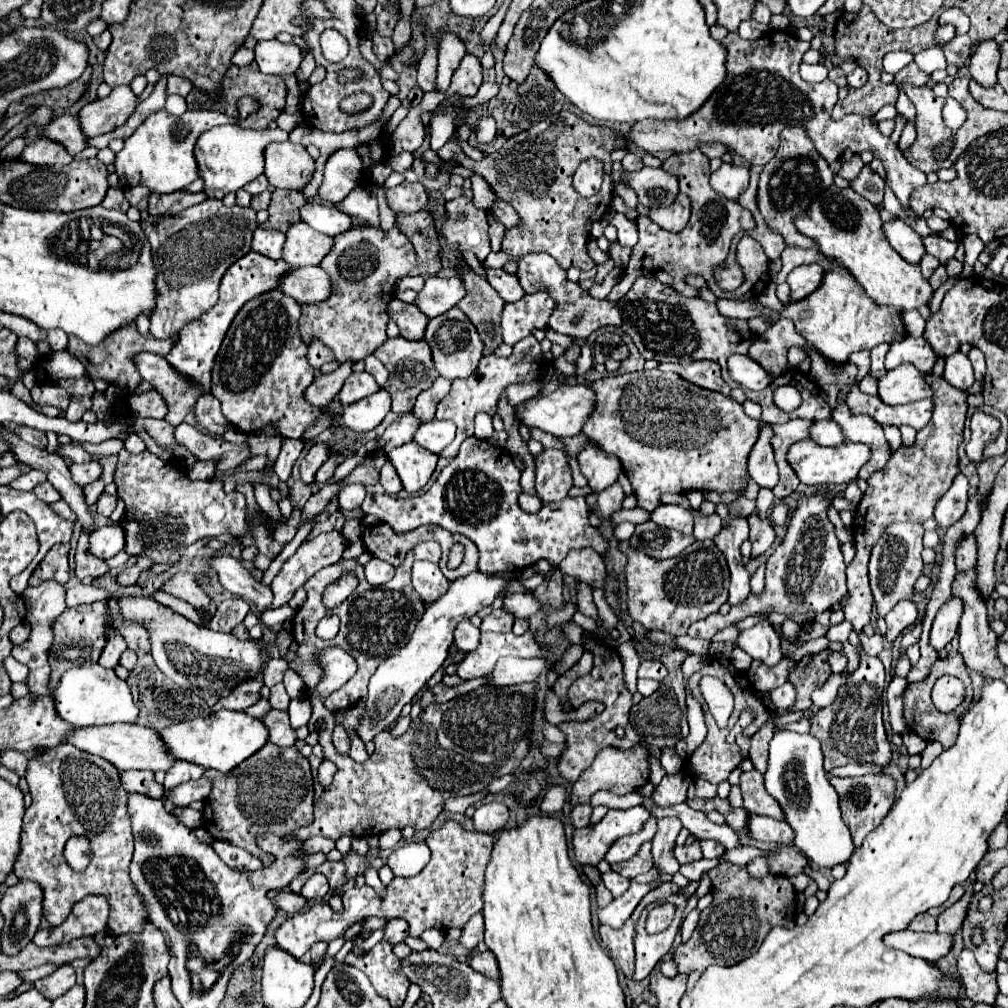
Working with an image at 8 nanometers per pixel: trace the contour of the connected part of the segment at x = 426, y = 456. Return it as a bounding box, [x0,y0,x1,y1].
[389,442,437,492]

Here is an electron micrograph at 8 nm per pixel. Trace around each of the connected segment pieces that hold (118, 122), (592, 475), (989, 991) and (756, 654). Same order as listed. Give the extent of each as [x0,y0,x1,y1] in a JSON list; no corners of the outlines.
[[79,86,137,138],[577,444,621,494],[957,948,999,1004],[737,622,783,668]]

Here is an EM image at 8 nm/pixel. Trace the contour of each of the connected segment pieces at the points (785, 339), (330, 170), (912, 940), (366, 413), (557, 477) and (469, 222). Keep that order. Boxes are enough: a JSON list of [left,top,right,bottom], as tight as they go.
[[749,318,805,382],[319,148,363,204],[883,930,951,962],[343,390,391,432],[537,450,573,504],[441,198,491,262]]

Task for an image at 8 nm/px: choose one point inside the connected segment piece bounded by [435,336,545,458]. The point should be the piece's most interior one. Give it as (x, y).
(480, 392)

